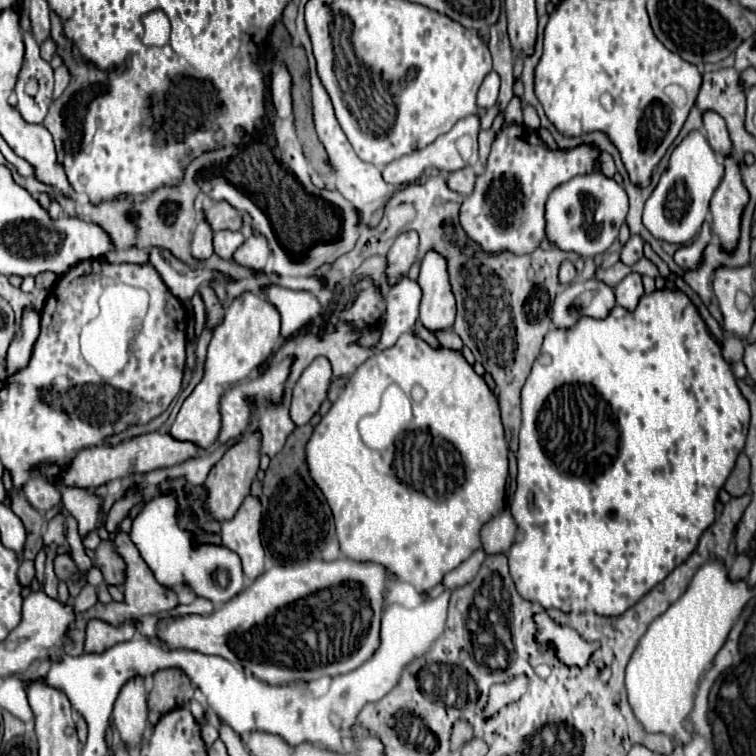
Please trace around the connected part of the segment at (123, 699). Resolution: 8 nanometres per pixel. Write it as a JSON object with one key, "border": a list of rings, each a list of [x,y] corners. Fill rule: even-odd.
{"border":[[[134,676],[134,680],[128,680],[122,686],[122,692],[114,702],[112,718],[122,736],[122,742],[130,750],[136,750],[142,742],[142,732],[148,720],[146,688],[144,688],[142,676]]]}

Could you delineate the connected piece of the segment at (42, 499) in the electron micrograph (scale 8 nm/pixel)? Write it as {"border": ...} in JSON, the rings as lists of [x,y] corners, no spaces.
{"border":[[[40,474],[26,480],[26,484],[22,486],[22,492],[30,502],[30,506],[34,506],[40,512],[46,512],[60,504],[60,488],[44,480]]]}

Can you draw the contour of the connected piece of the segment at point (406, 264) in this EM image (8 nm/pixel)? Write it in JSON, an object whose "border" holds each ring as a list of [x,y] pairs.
{"border":[[[410,230],[410,232],[402,232],[394,246],[390,248],[388,252],[388,278],[390,278],[390,284],[398,282],[402,274],[406,274],[412,266],[412,262],[416,260],[418,256],[418,232]]]}

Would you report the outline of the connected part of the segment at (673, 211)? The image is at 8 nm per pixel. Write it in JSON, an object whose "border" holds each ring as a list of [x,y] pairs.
{"border":[[[700,130],[690,132],[672,150],[666,172],[660,176],[654,192],[644,204],[644,216],[642,216],[644,226],[658,240],[686,244],[700,232],[702,222],[708,218],[710,198],[716,186],[720,184],[722,176],[724,176],[724,166],[716,158],[706,136]]]}

